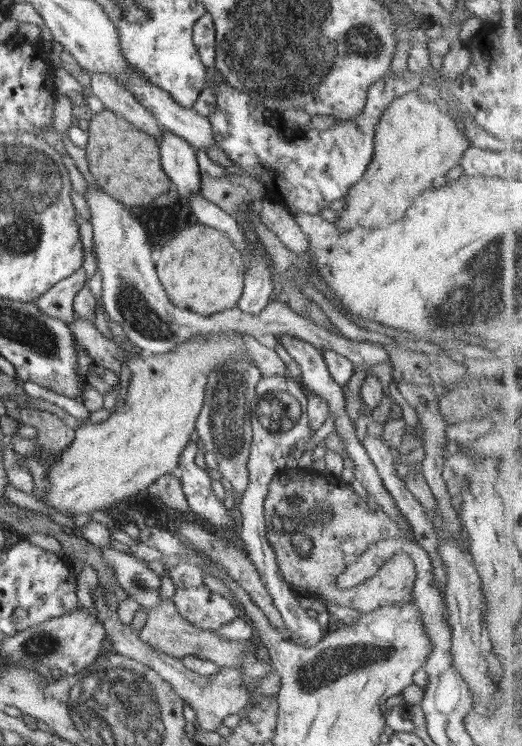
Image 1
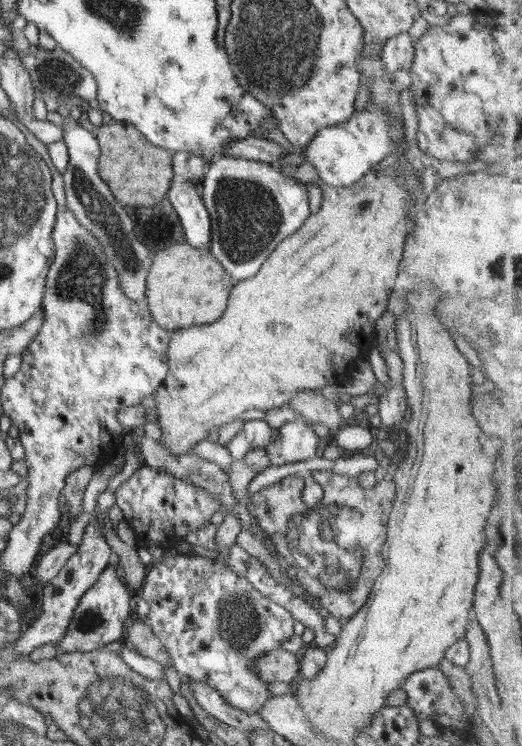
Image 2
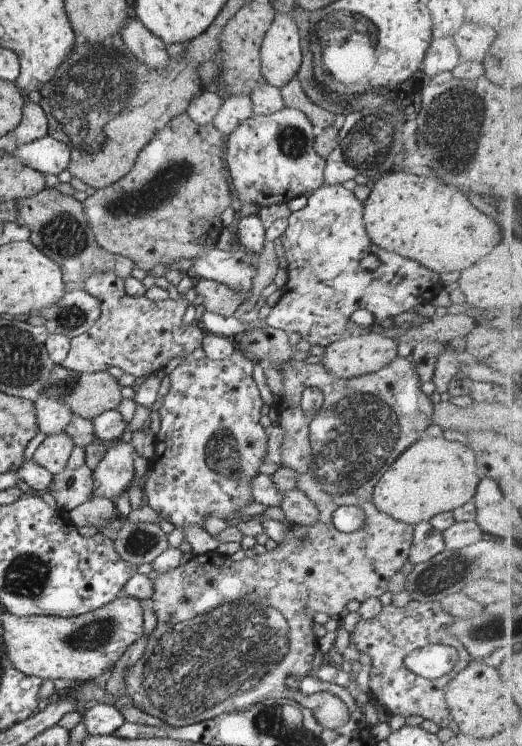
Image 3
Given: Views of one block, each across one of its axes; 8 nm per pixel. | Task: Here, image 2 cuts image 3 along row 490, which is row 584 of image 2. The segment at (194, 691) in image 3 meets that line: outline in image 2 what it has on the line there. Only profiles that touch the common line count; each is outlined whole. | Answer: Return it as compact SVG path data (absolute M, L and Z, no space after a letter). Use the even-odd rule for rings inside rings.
M322 469L313 472L313 478L323 488L323 498L315 506L307 506L302 501L304 478L288 475L279 482L272 483L248 498L247 506L257 518L257 523L277 548L277 553L291 566L292 574L302 586L318 599L332 617L342 621L354 616L366 604L372 585L383 569L381 548L387 537L387 522L396 496L395 481L392 477L377 481L372 488L363 488L356 477L336 474Z

